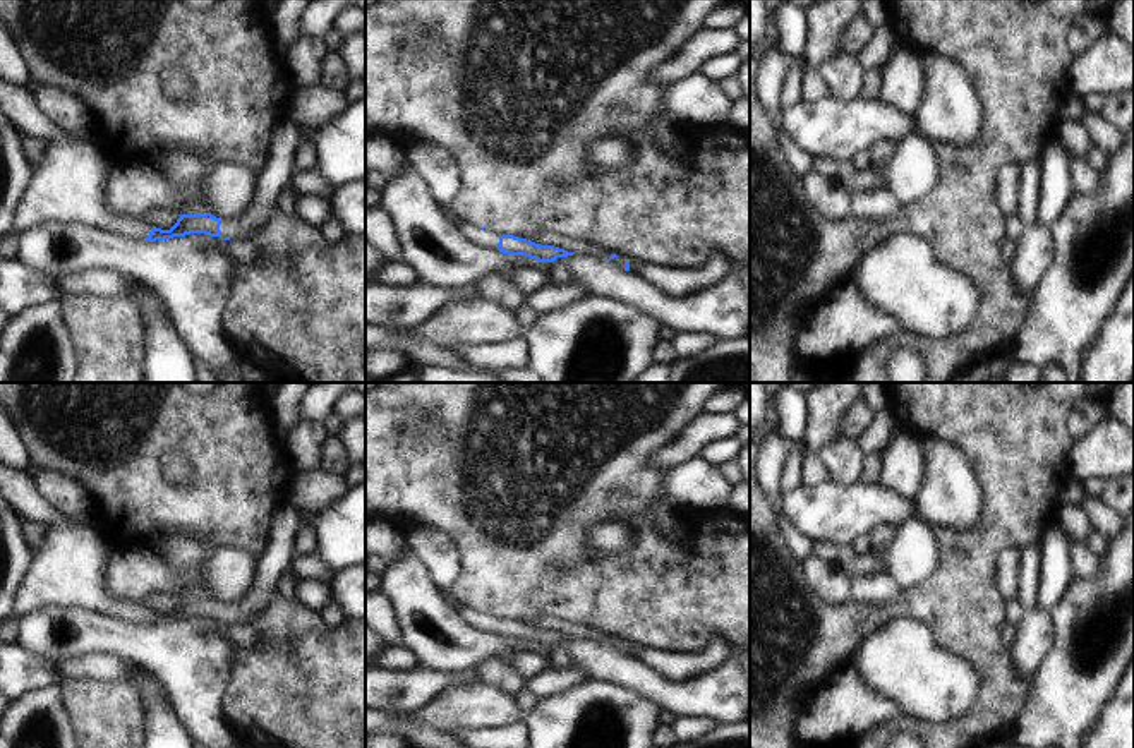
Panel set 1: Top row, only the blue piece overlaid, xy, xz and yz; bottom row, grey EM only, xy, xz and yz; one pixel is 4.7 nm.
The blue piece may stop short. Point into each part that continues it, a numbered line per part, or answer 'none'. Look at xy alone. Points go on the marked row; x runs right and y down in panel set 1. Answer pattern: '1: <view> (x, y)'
1: xy (285, 134).

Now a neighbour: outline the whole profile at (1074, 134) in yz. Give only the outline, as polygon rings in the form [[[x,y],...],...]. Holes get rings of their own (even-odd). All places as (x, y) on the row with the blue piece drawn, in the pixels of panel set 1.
[[[1062,118],[1055,137],[1060,137],[1069,153],[1076,158],[1088,156],[1089,149],[1095,146],[1083,120],[1076,118]]]

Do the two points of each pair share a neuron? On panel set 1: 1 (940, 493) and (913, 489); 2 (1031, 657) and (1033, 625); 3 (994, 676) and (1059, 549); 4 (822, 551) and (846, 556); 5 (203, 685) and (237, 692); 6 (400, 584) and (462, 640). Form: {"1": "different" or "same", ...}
{"1": "different", "2": "same", "3": "different", "4": "different", "5": "different", "6": "same"}

